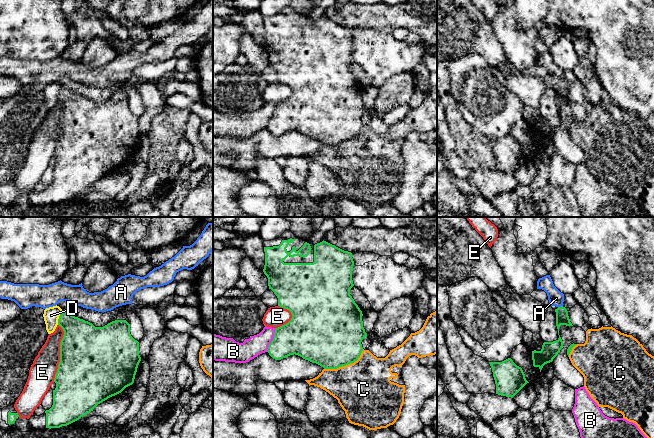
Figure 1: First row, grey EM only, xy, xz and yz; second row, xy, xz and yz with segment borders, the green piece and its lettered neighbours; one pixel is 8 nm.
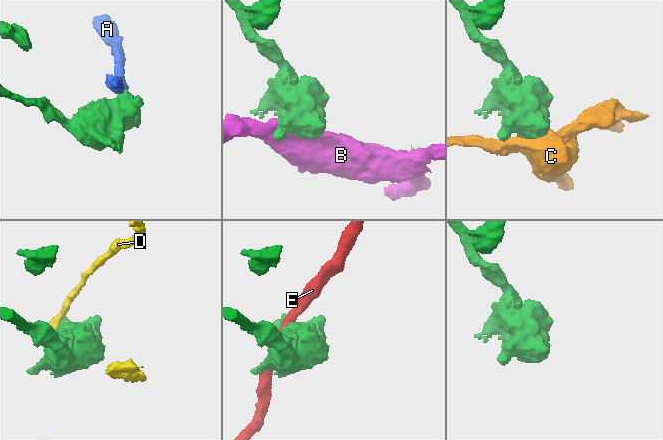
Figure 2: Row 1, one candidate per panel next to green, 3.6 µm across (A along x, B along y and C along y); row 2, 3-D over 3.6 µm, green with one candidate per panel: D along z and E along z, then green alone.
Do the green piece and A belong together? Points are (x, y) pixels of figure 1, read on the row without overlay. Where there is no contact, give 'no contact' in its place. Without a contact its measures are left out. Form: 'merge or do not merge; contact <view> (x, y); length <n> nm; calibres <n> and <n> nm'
do not merge; contact yz (561, 82); length 40 nm; calibres 110 and 120 nm

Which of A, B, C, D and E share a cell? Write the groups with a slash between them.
A / B / C / D / E

